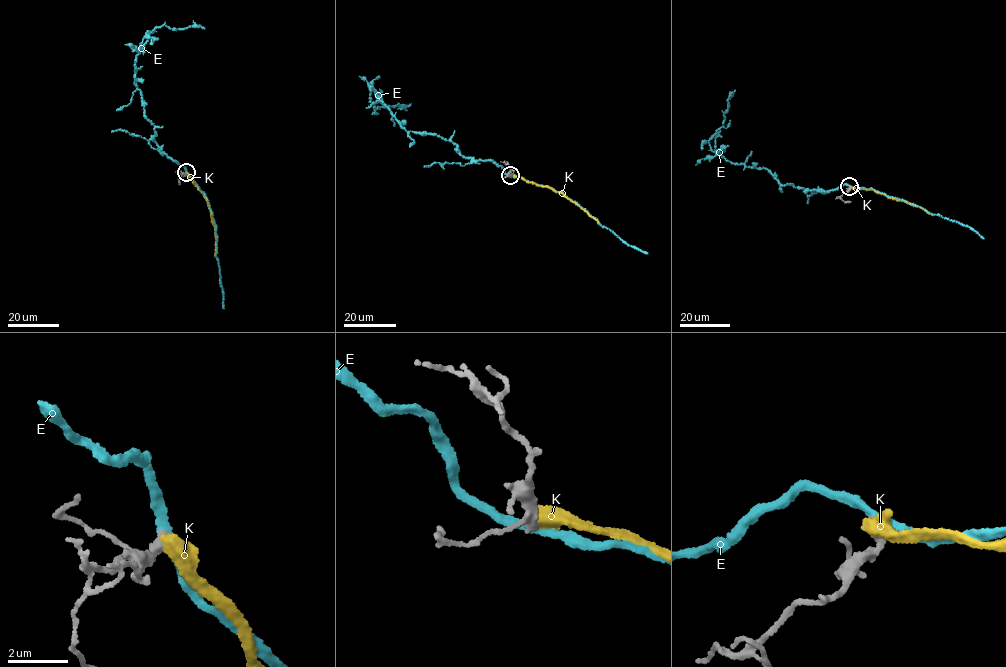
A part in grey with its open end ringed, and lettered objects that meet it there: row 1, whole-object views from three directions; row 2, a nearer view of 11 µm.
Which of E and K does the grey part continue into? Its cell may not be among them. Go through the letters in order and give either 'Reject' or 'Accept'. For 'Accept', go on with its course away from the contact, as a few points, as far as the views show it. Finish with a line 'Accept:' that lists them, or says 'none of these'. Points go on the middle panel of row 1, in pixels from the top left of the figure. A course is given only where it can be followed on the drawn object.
E: Reject
K: Reject
Accept: none of these

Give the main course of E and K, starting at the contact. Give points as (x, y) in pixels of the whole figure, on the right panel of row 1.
E: (850, 187), (828, 192), (782, 185), (767, 169), (735, 164), (713, 151), (709, 139), (722, 125), (731, 93)
K: (850, 187), (872, 188), (932, 215)

